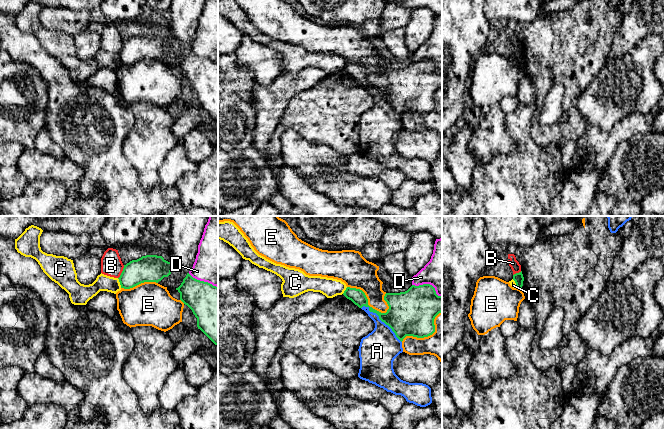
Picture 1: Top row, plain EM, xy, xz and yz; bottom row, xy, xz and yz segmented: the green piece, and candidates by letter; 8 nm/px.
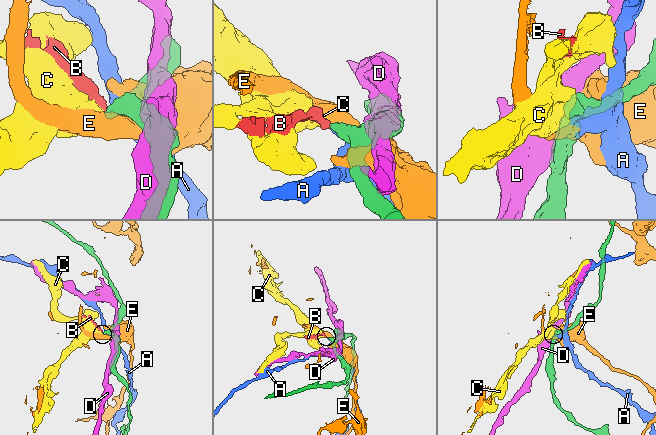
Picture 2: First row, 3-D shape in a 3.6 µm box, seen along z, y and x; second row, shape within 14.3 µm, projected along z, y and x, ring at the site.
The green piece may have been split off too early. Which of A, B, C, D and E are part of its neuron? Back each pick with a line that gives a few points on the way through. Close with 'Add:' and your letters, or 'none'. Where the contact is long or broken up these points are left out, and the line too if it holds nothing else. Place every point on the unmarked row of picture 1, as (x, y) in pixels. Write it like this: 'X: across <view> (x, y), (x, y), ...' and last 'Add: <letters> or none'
Add: none

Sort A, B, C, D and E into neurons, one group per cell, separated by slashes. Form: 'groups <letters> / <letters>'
groups A / B / C / D / E

